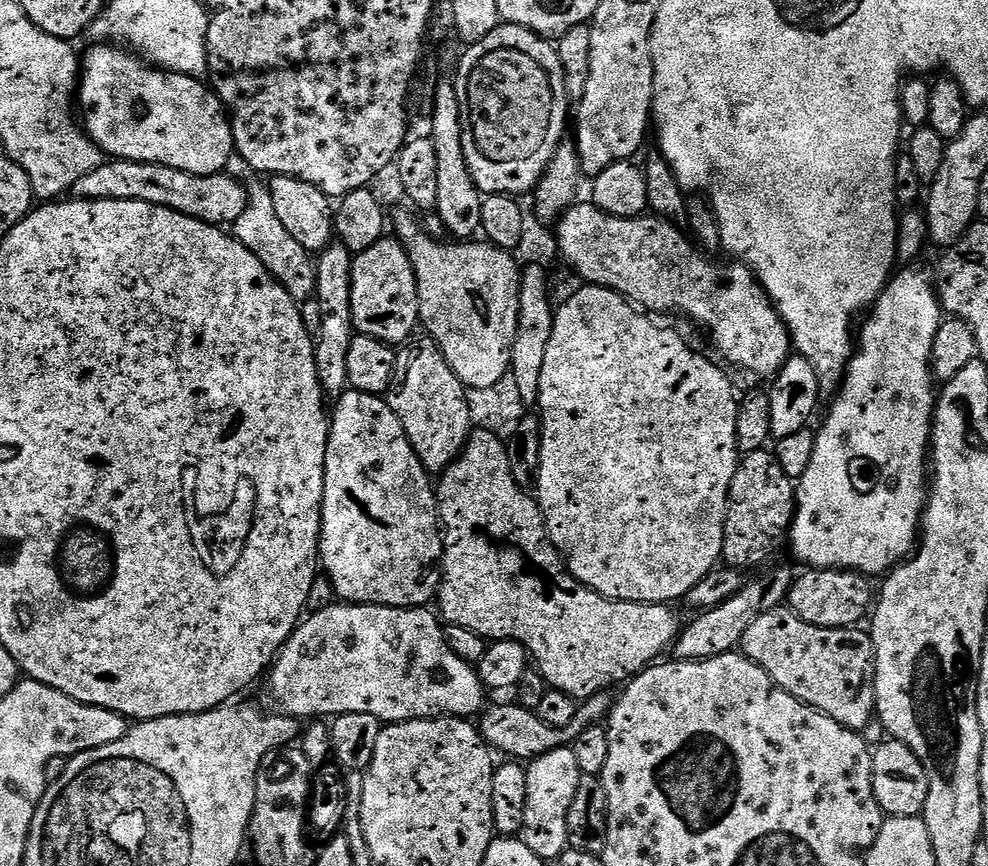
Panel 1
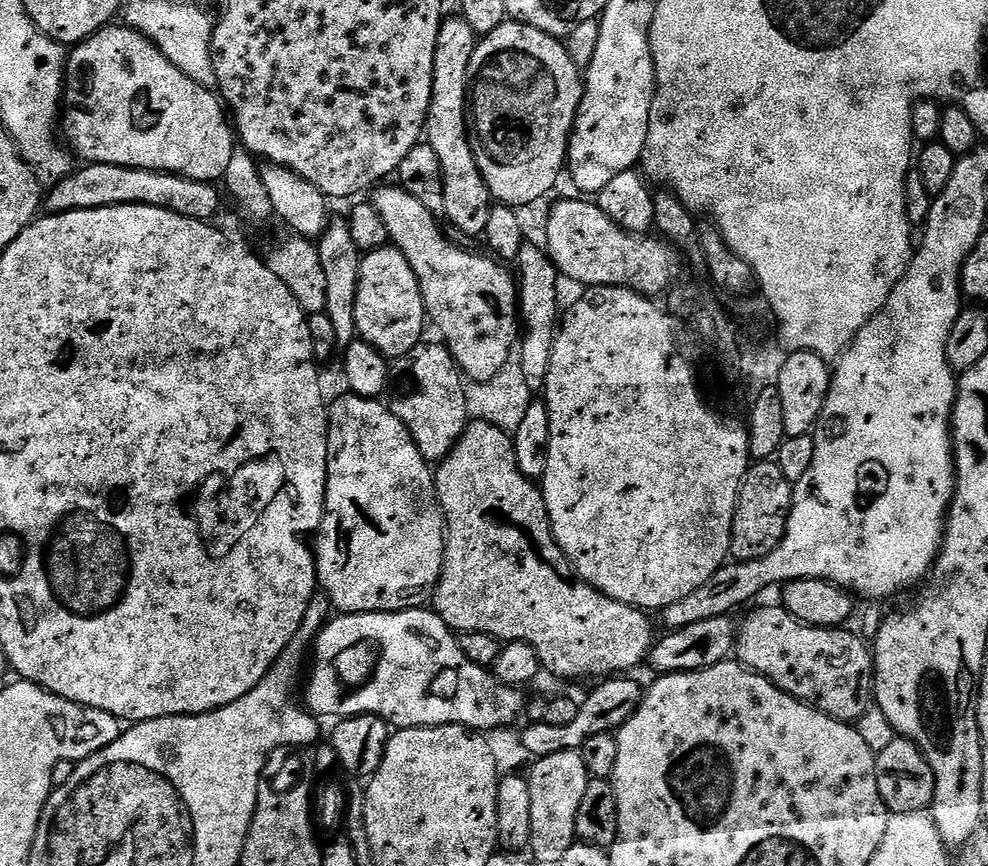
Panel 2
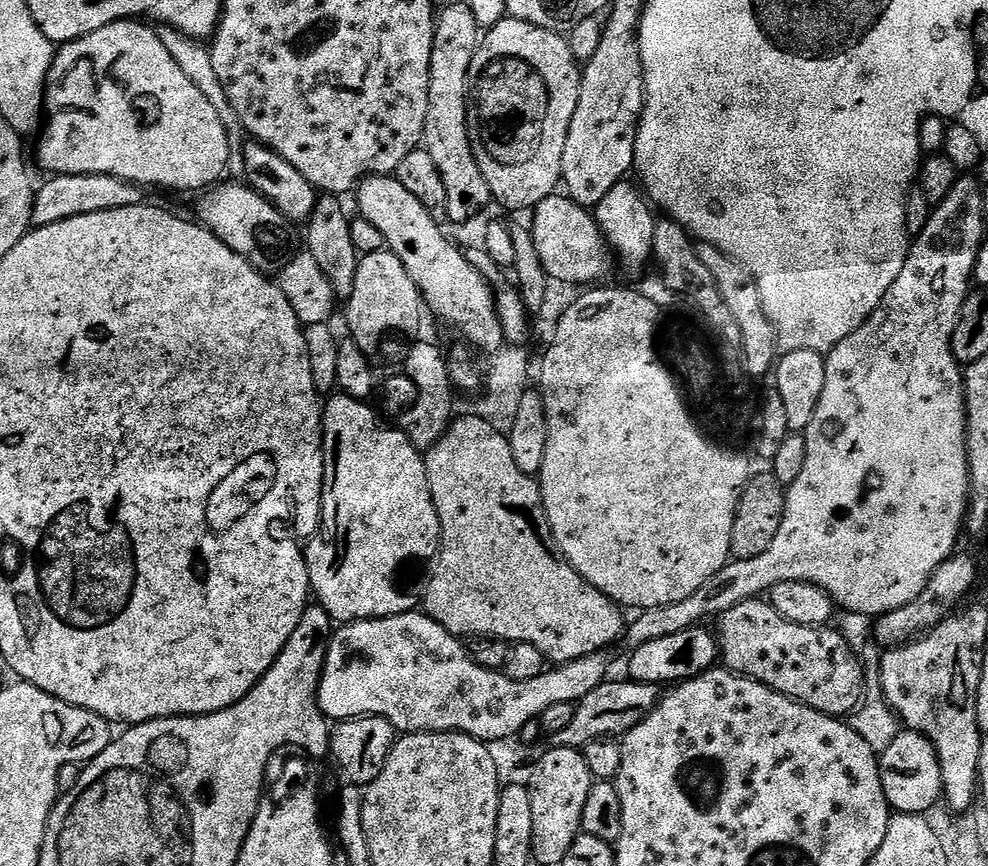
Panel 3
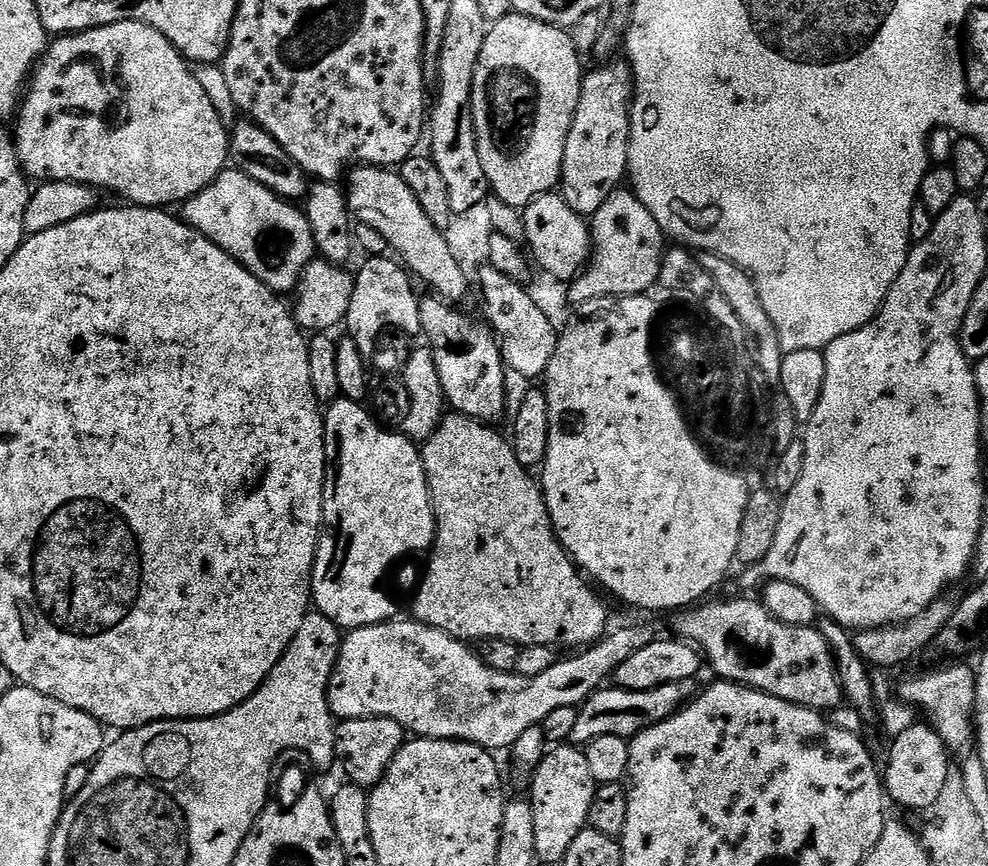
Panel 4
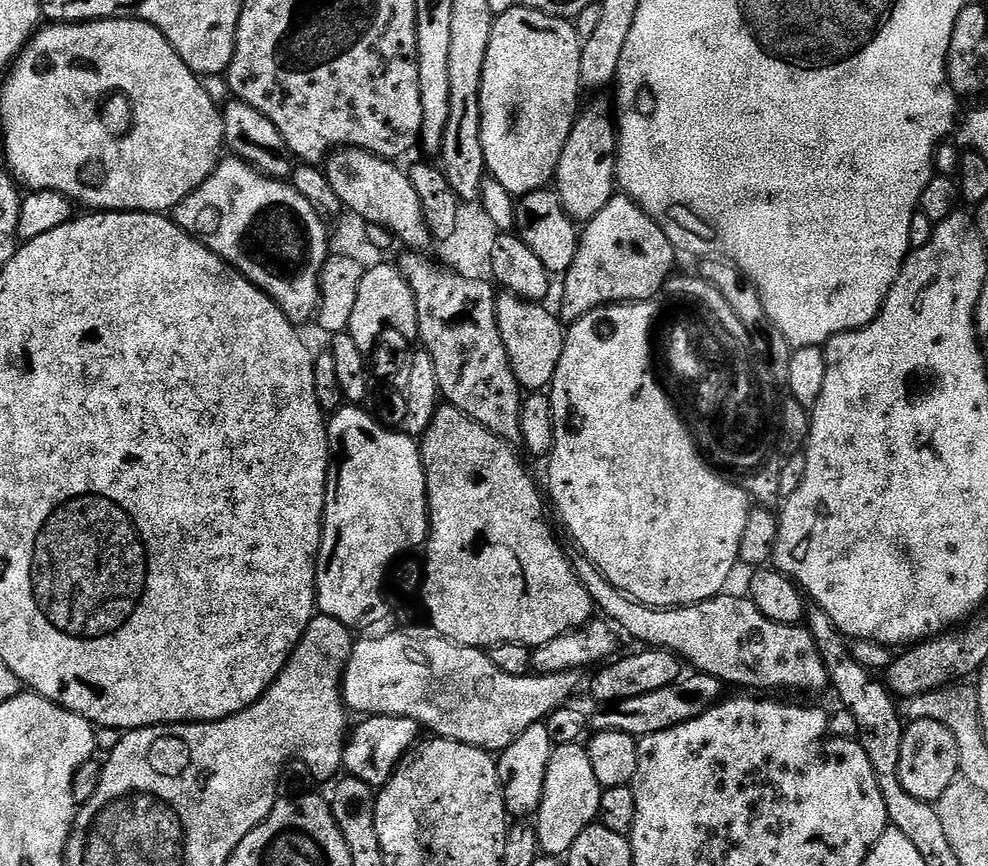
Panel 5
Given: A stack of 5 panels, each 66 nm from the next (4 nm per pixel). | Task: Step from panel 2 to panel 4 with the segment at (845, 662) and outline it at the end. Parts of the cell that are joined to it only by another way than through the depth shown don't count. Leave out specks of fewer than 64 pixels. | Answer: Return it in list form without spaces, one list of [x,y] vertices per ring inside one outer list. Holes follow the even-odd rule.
[[[759,599],[716,600],[713,604],[708,603],[677,611],[671,617],[672,628],[679,639],[695,644],[700,649],[707,667],[709,664],[719,679],[729,680],[732,684],[745,684],[747,688],[756,688],[759,692],[803,708],[815,708],[821,714],[831,713],[833,708],[841,707],[845,699],[844,687],[840,684],[830,646],[826,638],[822,638],[819,627],[790,626],[786,622],[778,622],[778,618],[765,610]]]

